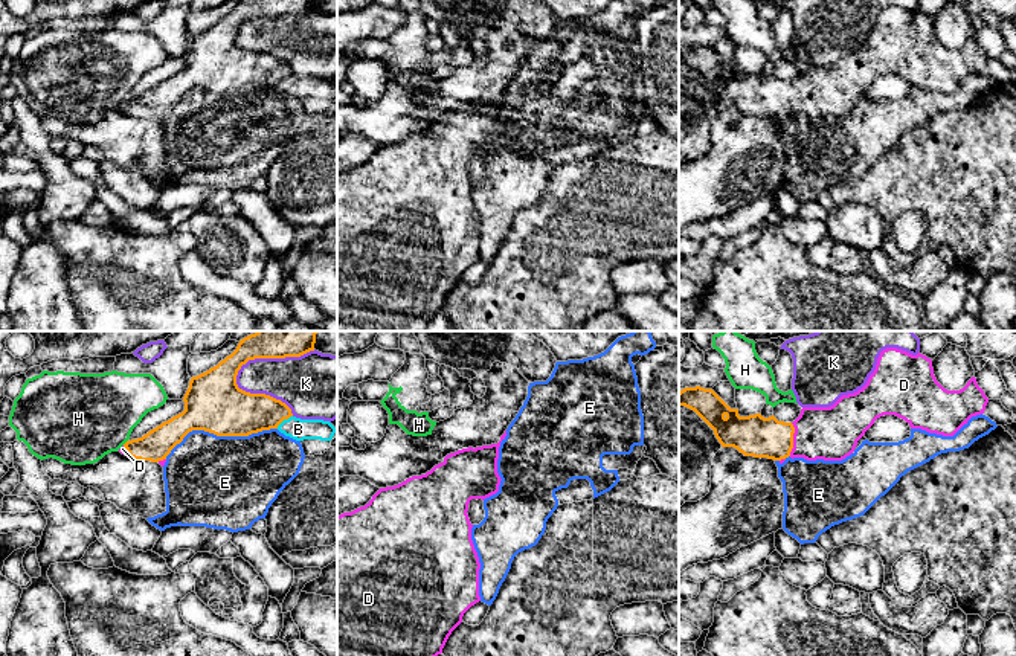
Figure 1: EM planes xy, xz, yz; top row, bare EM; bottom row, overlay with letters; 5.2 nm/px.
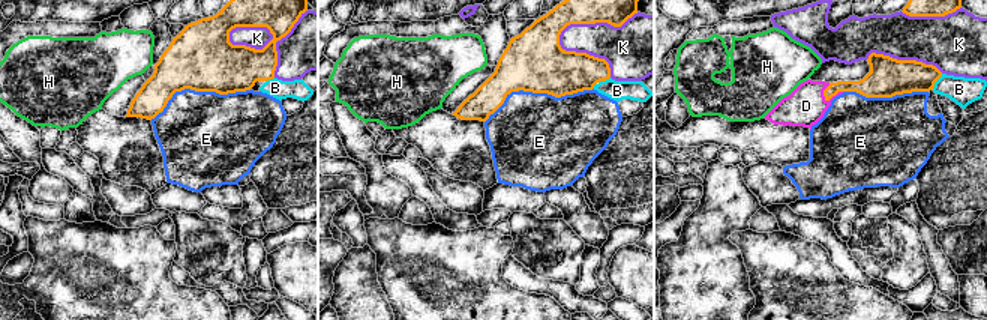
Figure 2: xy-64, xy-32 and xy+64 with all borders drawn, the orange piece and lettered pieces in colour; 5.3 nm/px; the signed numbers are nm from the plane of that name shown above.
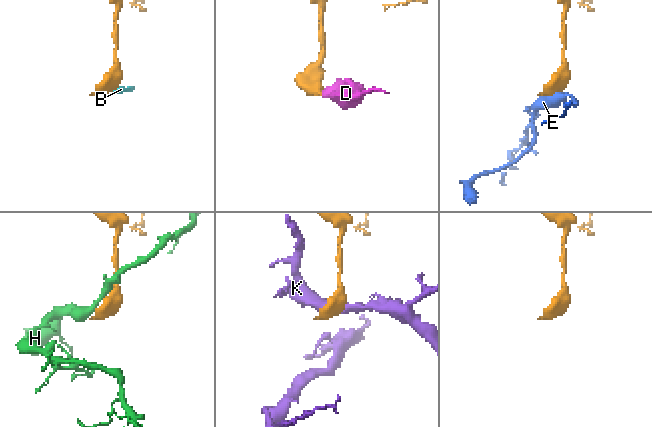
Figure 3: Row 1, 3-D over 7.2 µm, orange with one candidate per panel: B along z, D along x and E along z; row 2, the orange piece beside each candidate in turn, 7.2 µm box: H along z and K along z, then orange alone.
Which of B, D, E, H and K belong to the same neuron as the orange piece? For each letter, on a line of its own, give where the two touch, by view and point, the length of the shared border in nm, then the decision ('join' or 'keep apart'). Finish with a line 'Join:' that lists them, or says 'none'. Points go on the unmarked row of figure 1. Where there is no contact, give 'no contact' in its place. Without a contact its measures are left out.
B: contact xy (284, 77); length 110 nm; keep apart
D: contact yz (792, 98); length 180 nm; join
E: contact xy (220, 93); length 600 nm; keep apart
H: contact xy (125, 101); length 40 nm; keep apart
K: contact xy (269, 16); length 460 nm; keep apart
Join: D

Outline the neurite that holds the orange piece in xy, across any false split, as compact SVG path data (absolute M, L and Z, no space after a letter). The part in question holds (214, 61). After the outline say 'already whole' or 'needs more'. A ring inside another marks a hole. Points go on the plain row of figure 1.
M240 0L236 8L209 29L192 35L183 55L185 69L137 98L127 99L119 110L162 125L171 108L192 88L217 95L249 95L278 84L293 75L291 67L265 52L238 46L243 23L255 17L301 15L314 9L316 0Z; needs more

